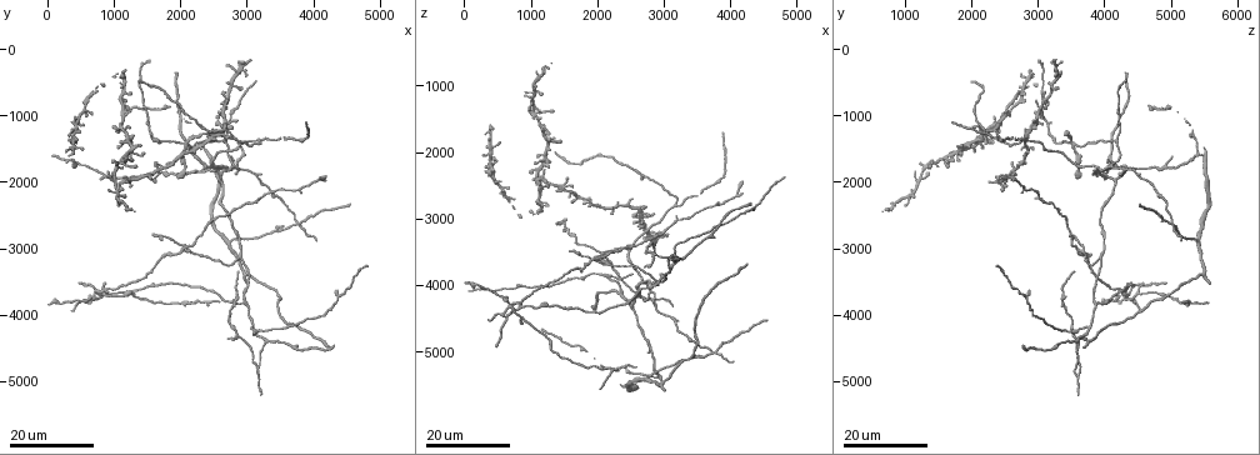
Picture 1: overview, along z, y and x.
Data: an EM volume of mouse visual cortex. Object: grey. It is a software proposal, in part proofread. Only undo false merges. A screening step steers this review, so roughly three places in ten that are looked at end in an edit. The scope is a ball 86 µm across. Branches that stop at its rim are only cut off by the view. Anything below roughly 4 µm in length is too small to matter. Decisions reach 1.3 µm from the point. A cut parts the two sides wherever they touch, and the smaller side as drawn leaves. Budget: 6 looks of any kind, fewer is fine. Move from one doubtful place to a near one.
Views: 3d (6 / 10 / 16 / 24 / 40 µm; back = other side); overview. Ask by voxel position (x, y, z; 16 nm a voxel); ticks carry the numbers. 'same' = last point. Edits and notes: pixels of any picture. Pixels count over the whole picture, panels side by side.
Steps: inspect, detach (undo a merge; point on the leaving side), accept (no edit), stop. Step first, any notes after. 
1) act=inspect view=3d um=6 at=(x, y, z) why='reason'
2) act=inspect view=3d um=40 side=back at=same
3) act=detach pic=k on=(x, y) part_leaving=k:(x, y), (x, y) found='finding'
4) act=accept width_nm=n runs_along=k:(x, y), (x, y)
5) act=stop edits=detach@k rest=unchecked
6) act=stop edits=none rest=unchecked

act=inspect view=3d um=24 at=(2100, 1450, 3500) why='four or more arms meet'

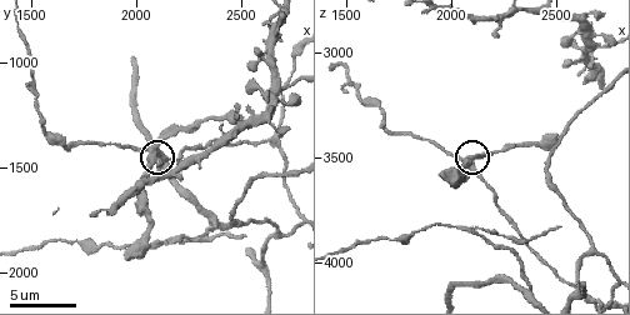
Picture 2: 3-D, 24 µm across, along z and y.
act=inspect view=3d um=10 at=(2060, 1460, 3510)

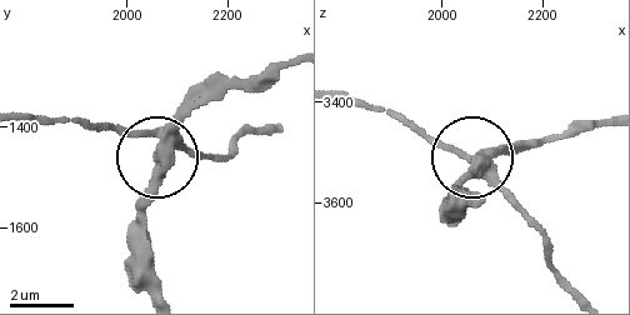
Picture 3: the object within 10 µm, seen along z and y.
act=detach pic=3 on=(189, 104) side_arm_um=9 arms=4 found='a second cell is stuck on'

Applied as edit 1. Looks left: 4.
act=inspect view=overview

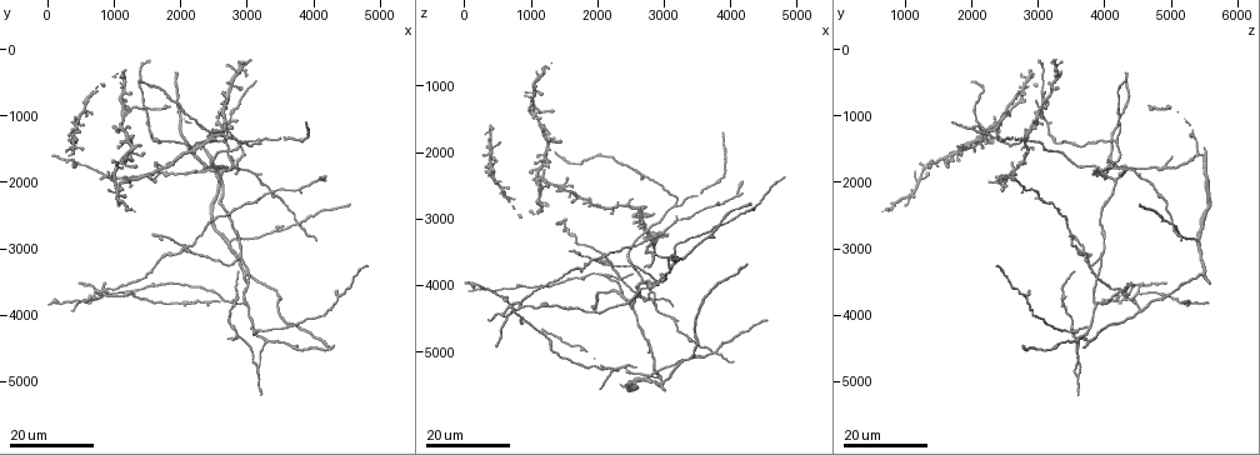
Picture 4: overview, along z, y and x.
act=inspect view=3d um=16 at=(2350, 1700, 4150) why='branch point'

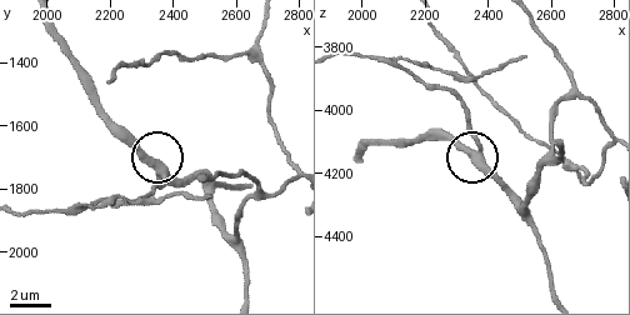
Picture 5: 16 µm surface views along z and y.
act=inspect view=3d um=6 at=(2360, 1740, 4140)

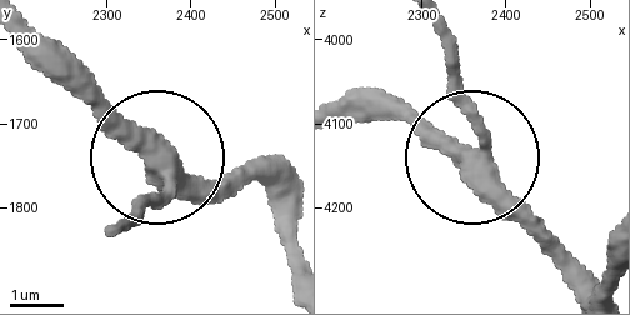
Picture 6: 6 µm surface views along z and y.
act=accept width_nm=380 runs_along=6:(289, 246), (263, 184), (178, 174), (74, 76) found='one cell here'

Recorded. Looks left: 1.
act=inspect view=3d um=10 at=(2590, 1960, 4170) why='a fork'

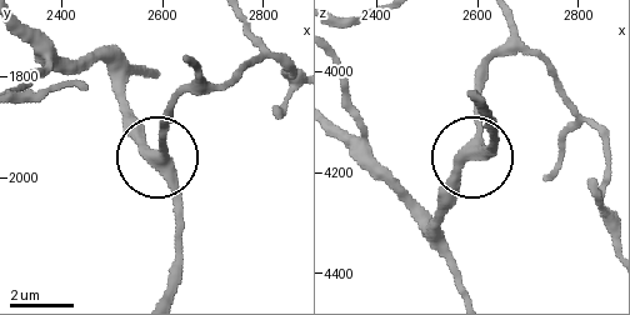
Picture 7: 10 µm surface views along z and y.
act=accept arms=3 found='all the same cell'

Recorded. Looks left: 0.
act=stop edits=detach@3 rest=unchecked

